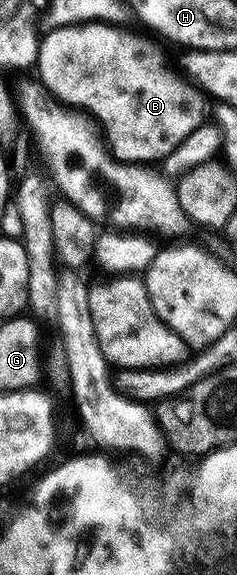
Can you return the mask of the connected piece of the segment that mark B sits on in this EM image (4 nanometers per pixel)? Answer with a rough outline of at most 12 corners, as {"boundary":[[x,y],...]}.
{"boundary":[[45,31],[35,71],[116,159],[164,161],[207,99],[156,38]]}

